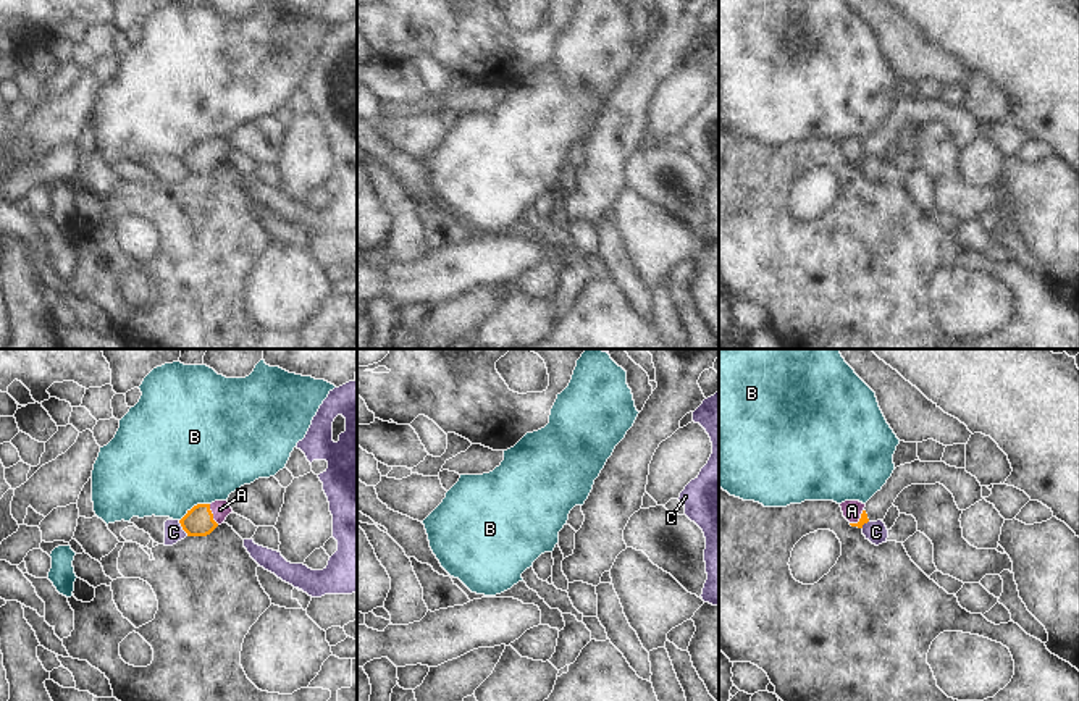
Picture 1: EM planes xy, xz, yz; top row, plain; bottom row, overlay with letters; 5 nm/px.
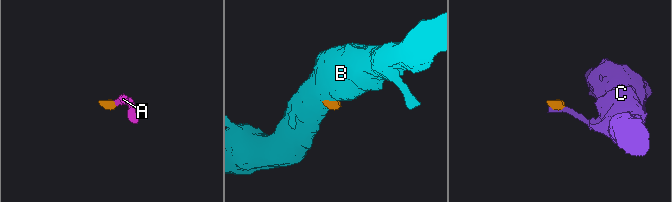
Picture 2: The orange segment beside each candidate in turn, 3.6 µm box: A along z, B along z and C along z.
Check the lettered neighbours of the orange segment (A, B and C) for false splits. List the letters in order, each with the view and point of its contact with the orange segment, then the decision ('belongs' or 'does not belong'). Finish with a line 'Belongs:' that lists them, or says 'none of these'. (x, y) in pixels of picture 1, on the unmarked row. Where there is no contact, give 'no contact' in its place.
A: xy (212, 152) | belongs
B: xy (194, 144) | does not belong
C: xy (183, 167) | does not belong
Belongs: A

